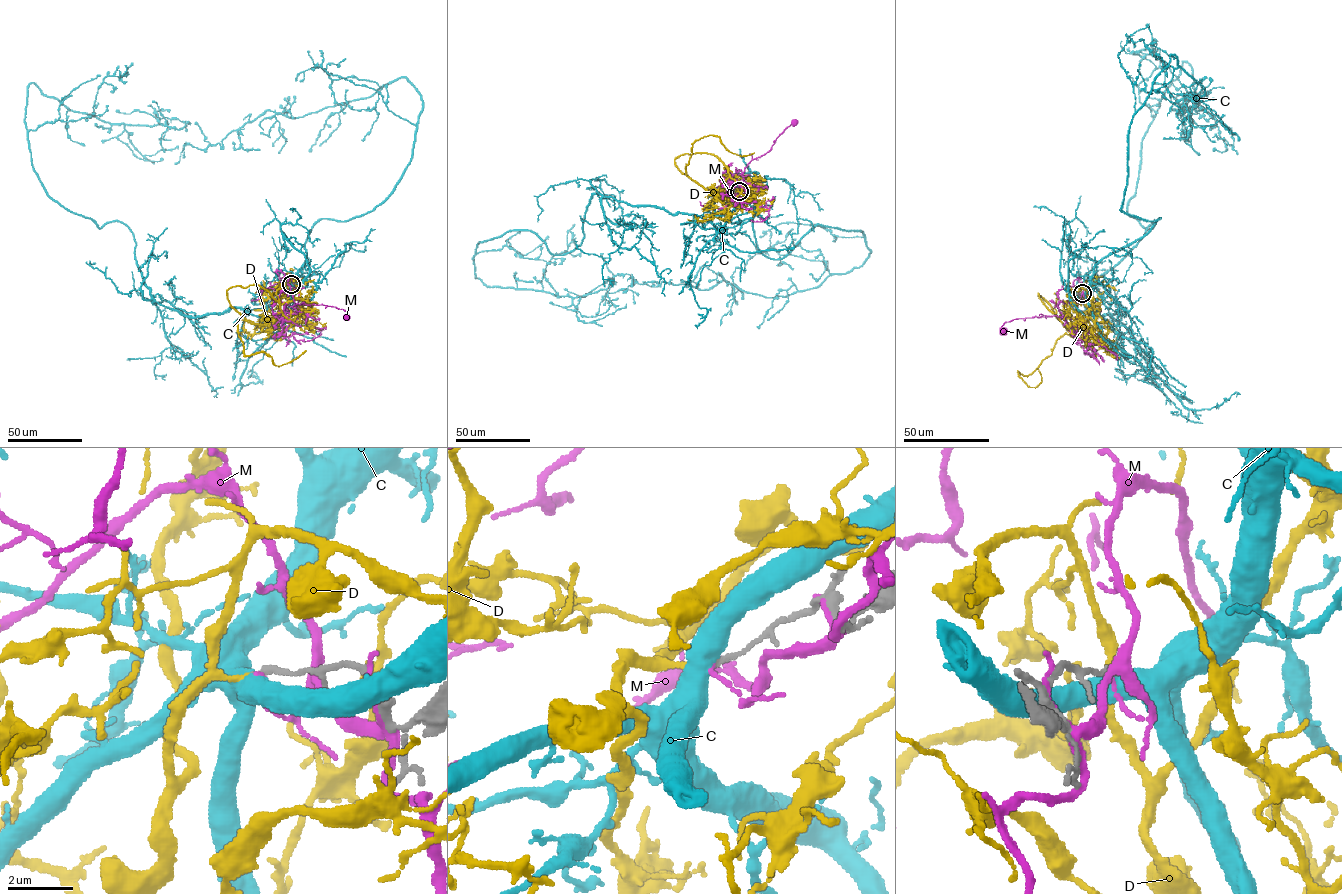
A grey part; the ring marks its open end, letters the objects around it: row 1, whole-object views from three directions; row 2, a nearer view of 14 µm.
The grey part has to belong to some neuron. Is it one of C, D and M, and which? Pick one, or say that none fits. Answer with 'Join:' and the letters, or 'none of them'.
Join: D

